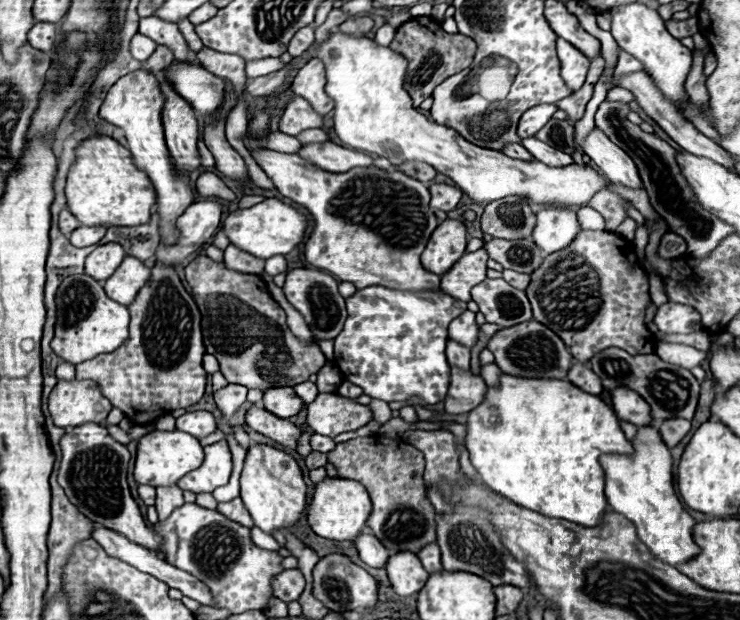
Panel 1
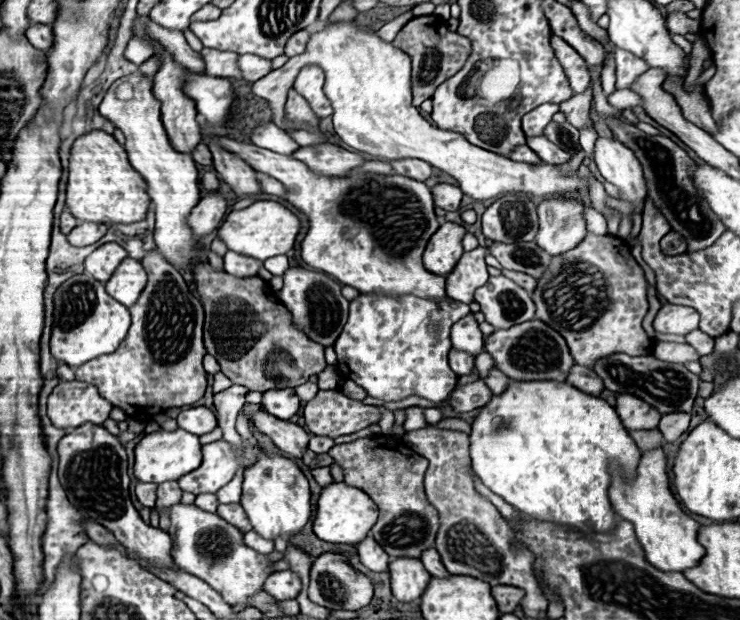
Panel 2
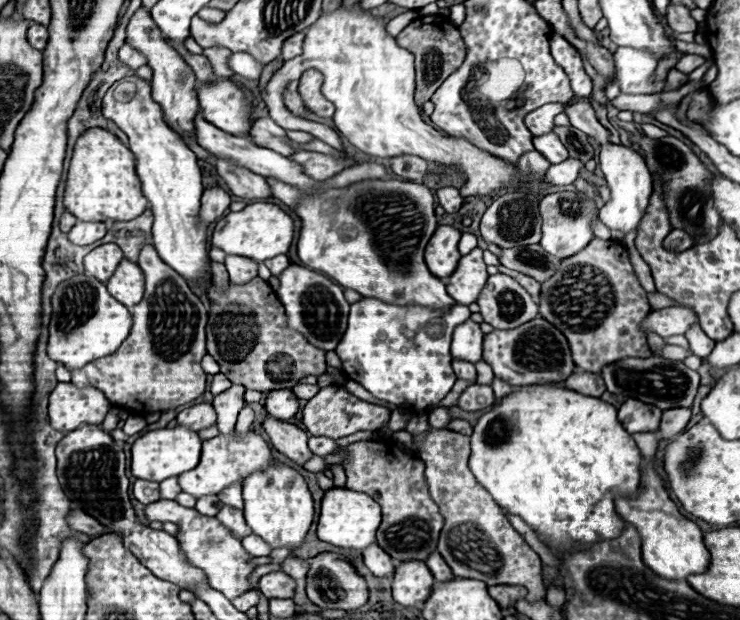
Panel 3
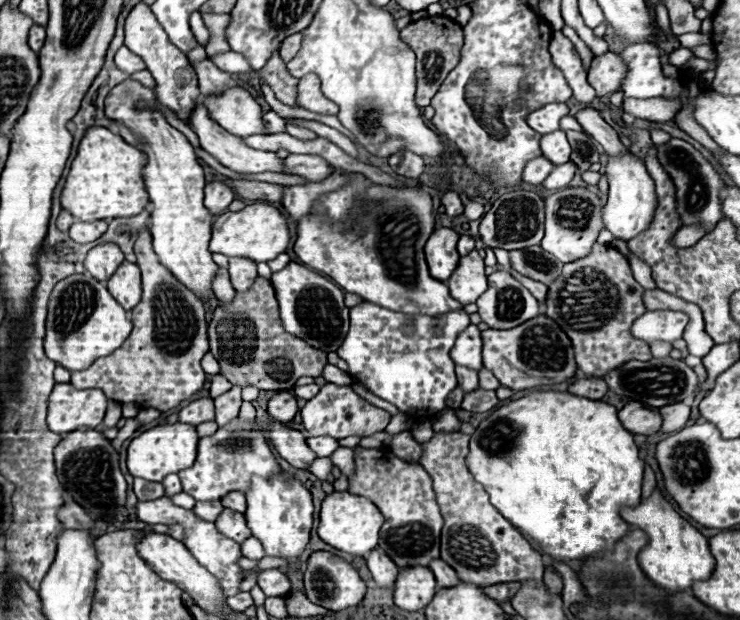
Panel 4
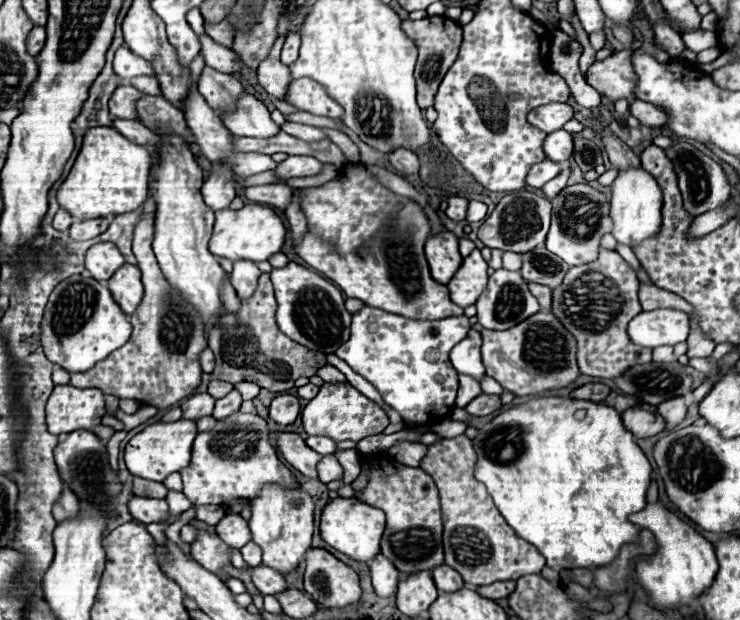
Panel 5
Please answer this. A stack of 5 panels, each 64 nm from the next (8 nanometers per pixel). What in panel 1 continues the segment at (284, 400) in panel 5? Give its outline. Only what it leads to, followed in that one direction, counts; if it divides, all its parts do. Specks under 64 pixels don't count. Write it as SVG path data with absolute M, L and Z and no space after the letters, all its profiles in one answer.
M280 388L280 390L266 390L264 392L264 408L278 418L296 416L300 410L304 410L304 406L306 406L304 400L296 398L294 390Z

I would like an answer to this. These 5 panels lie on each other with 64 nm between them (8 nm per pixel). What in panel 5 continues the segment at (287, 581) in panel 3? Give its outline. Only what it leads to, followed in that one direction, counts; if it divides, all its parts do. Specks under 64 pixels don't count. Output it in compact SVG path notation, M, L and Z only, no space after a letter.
M260 566L252 570L252 582L256 584L256 588L262 594L278 594L288 590L286 580L282 574L276 574L276 570L268 568L268 566Z

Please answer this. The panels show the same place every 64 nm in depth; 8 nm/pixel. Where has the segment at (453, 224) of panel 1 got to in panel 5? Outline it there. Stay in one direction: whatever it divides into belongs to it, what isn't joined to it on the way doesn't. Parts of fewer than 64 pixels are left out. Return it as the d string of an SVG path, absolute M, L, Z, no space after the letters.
M440 232L426 240L426 260L430 264L430 274L436 282L448 284L462 264L458 252L458 238L452 232Z

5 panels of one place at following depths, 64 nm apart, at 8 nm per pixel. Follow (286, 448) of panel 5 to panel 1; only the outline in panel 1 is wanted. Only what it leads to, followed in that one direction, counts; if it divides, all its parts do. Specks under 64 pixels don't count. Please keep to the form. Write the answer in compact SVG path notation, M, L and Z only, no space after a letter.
M260 406L248 408L246 426L250 426L252 430L256 430L292 450L296 448L296 440L300 436L298 426L294 426L292 422L288 422L284 418L276 418L274 414L268 414L268 410L264 410Z

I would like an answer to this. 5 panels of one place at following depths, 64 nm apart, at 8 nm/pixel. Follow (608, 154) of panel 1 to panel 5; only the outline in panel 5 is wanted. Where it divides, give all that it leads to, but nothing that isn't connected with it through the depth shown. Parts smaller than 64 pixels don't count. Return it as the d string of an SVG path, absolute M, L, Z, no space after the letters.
M642 168L618 170L618 176L612 182L612 198L610 198L610 218L614 224L614 238L626 246L642 242L646 238L656 236L660 230L660 208L662 208L662 192L656 180Z

